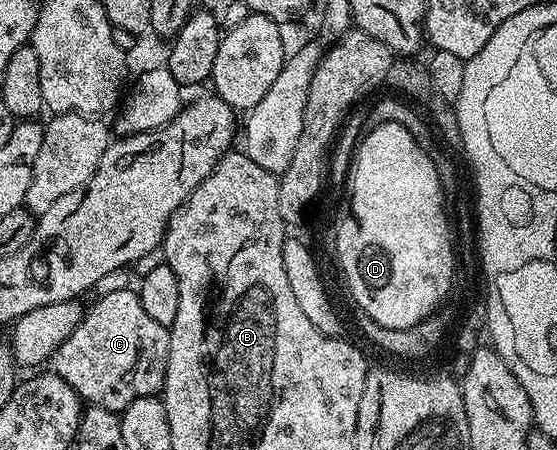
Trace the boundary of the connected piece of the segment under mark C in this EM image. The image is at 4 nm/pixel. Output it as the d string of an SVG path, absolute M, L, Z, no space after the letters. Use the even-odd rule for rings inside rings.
M136 290L97 295L94 300L88 304L83 321L75 325L75 333L53 354L51 371L63 377L86 404L120 413L131 401L157 395L164 388L169 328L144 311Z

